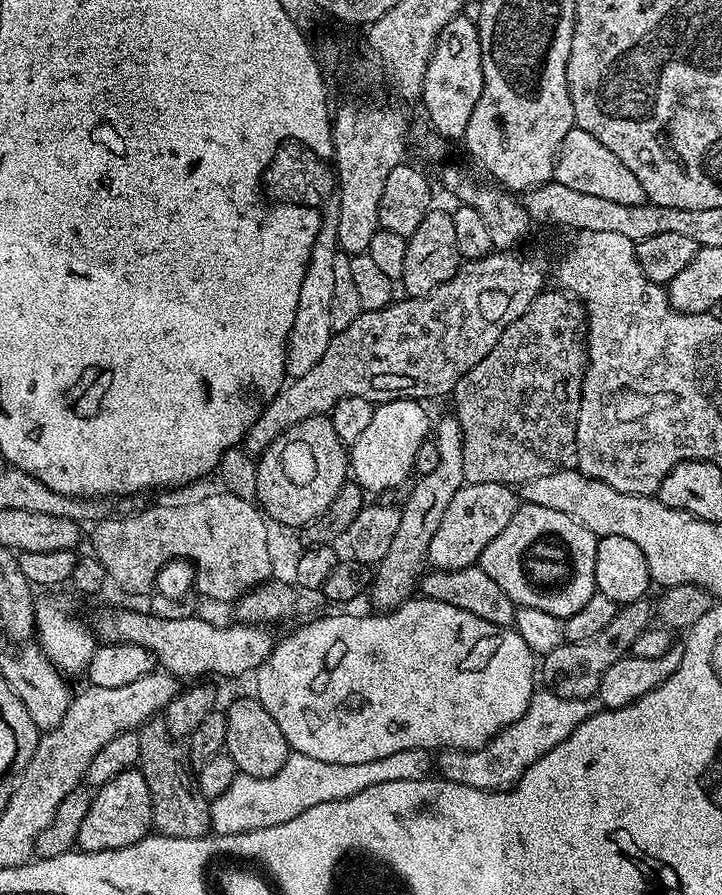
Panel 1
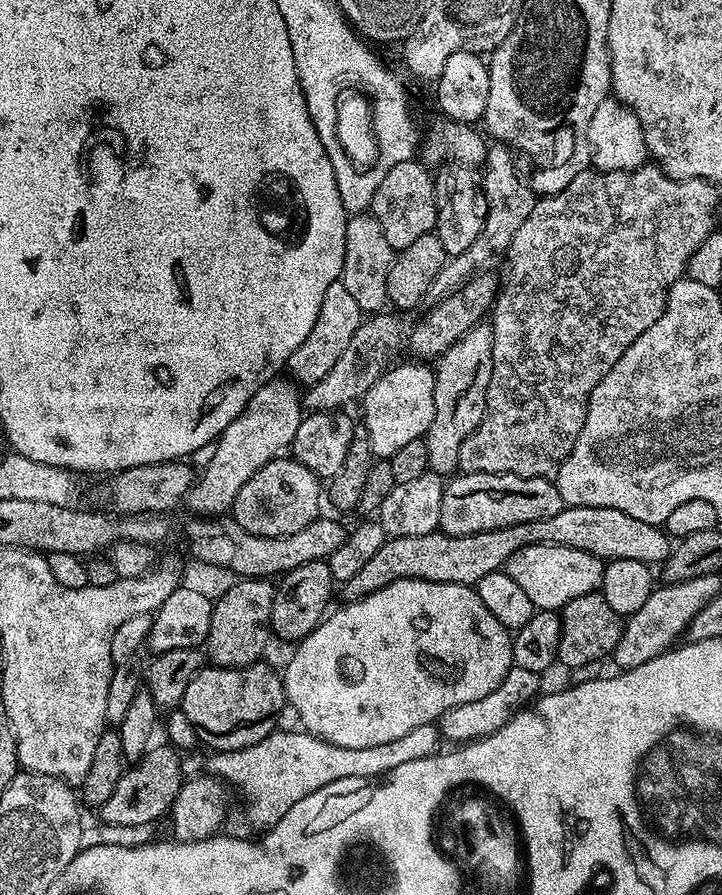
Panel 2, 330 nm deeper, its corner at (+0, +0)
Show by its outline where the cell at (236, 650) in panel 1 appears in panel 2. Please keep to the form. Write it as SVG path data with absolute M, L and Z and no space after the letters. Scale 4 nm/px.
M565 506L561 512L554 514L554 518L542 518L529 524L502 526L498 530L486 530L465 536L451 536L439 530L417 536L393 536L385 539L380 549L371 556L370 562L366 562L366 566L362 566L362 570L358 570L354 578L343 581L342 588L345 596L343 599L348 602L360 600L363 596L374 594L374 590L382 590L382 586L390 586L390 582L399 580L425 580L475 586L482 578L486 578L486 574L501 571L510 554L514 554L514 550L522 550L522 546L535 544L553 544L570 546L574 550L586 550L605 562L630 558L633 562L660 566L672 551L673 541L663 527L650 522L638 522L638 518L630 518L630 514L622 514L622 510L610 510L606 506L574 506L573 508Z

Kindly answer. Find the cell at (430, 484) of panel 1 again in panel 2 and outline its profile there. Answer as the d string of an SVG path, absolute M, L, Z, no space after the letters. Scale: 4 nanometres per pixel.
M491 323L475 324L454 346L450 346L435 361L434 422L426 437L426 450L430 454L429 469L441 478L448 478L459 469L458 454L462 442L478 430L486 410L486 394L492 377L492 347L494 334Z

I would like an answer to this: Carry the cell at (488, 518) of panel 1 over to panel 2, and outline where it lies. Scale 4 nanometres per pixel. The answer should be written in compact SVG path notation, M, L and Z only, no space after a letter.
M466 472L447 481L442 498L439 531L451 536L465 536L498 530L502 526L529 524L542 518L554 518L554 514L561 512L565 506L551 479L542 476L521 478Z

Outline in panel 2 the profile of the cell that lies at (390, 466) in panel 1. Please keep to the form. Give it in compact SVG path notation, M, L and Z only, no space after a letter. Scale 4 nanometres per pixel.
M427 363L400 364L389 367L364 395L362 426L368 435L372 455L387 458L409 442L427 437L430 422L434 422L434 382L436 373Z

